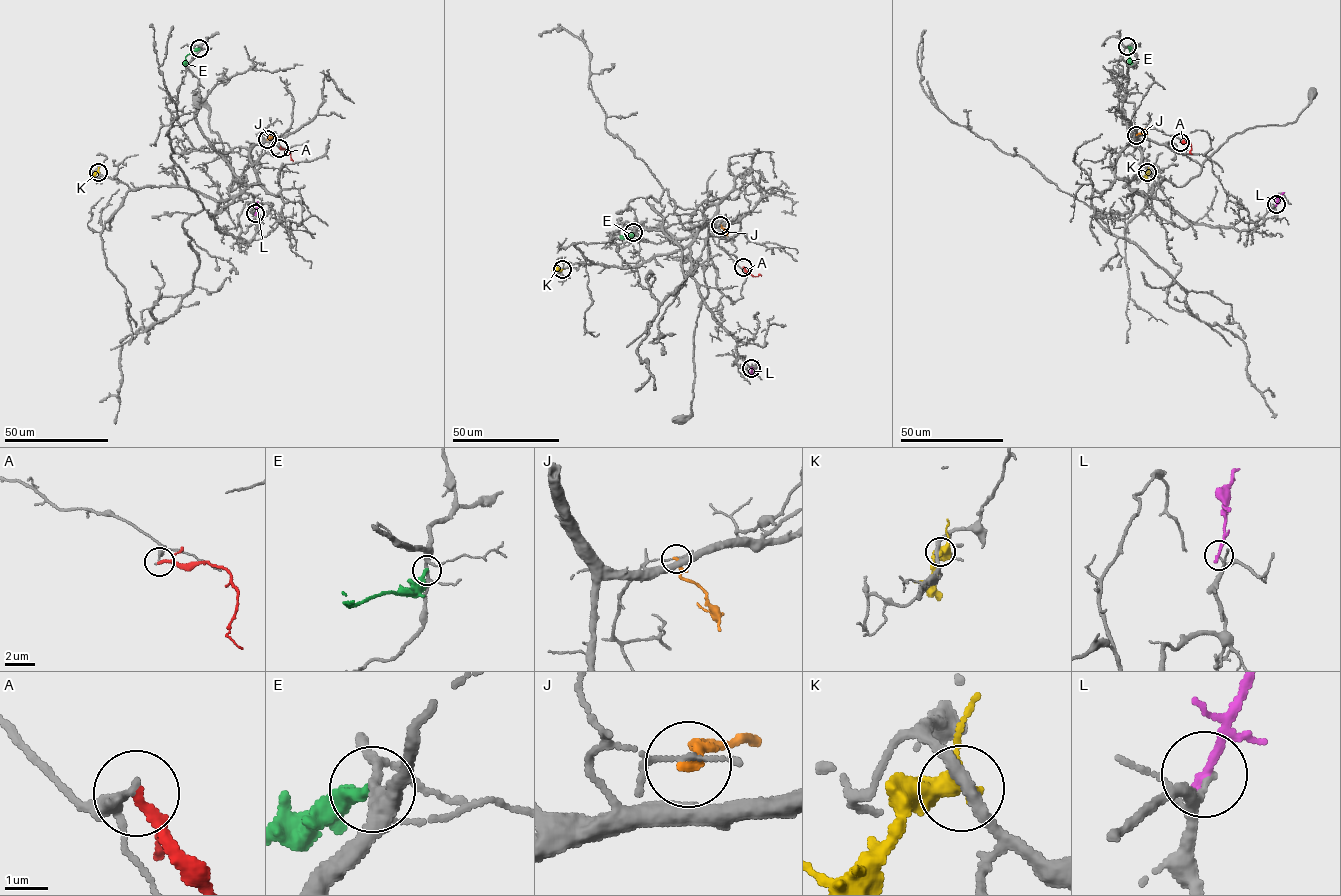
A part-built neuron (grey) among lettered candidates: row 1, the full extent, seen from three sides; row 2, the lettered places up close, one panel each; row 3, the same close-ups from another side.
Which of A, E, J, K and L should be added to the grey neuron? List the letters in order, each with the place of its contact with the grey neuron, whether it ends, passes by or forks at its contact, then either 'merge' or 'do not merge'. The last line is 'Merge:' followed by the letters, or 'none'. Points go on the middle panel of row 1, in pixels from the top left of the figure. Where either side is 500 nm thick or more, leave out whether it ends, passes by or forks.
A: meets grey at (743, 267); it passes by; do not merge
E: meets grey at (633, 232); it ends there; do not merge
J: meets grey at (720, 225); it passes by; do not merge
K: meets grey at (562, 269); it passes by; do not merge
L: meets grey at (751, 368); it ends there; do not merge
Merge: none

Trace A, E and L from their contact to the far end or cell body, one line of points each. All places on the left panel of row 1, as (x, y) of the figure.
A: (280, 148), (287, 151), (292, 161)
E: (200, 48), (186, 56), (184, 66)
L: (255, 213), (257, 201)

